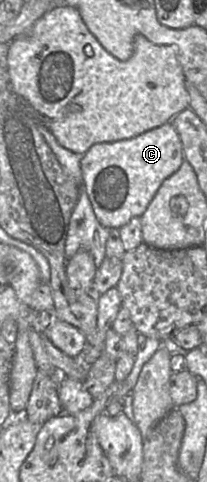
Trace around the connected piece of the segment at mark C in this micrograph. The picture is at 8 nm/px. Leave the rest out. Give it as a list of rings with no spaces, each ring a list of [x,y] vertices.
[[[171,121],[130,139],[91,146],[82,155],[81,169],[84,187],[98,221],[108,229],[120,229],[132,218],[140,217],[163,181],[180,168],[183,160],[182,143]]]

